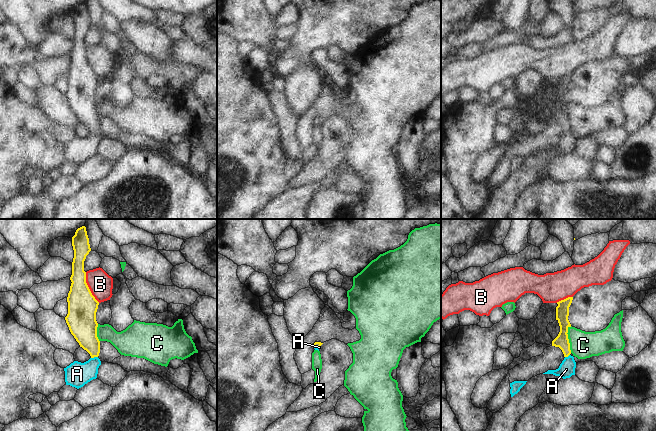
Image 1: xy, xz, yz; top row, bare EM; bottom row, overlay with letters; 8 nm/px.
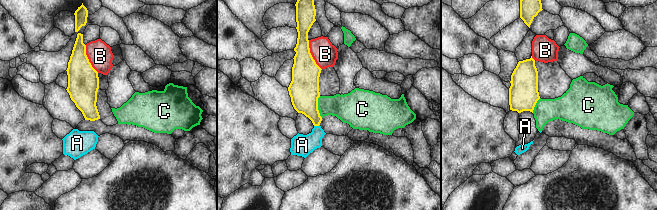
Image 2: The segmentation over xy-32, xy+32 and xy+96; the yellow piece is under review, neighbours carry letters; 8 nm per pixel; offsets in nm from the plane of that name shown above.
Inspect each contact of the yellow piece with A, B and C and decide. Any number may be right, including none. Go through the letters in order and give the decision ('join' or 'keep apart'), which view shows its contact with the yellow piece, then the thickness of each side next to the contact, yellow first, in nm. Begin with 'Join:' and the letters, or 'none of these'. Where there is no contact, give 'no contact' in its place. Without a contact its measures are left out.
Join: A
A: join; contact in xy; calibres 220 and 200 nm
B: keep apart; contact in xy; calibres 240 and 190 nm
C: keep apart; contact in yz; calibres 110 and 220 nm

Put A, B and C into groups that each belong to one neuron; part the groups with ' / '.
A / B / C

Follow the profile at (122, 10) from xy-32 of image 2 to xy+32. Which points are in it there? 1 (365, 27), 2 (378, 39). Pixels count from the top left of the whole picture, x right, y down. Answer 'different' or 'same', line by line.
1: different
2: different

